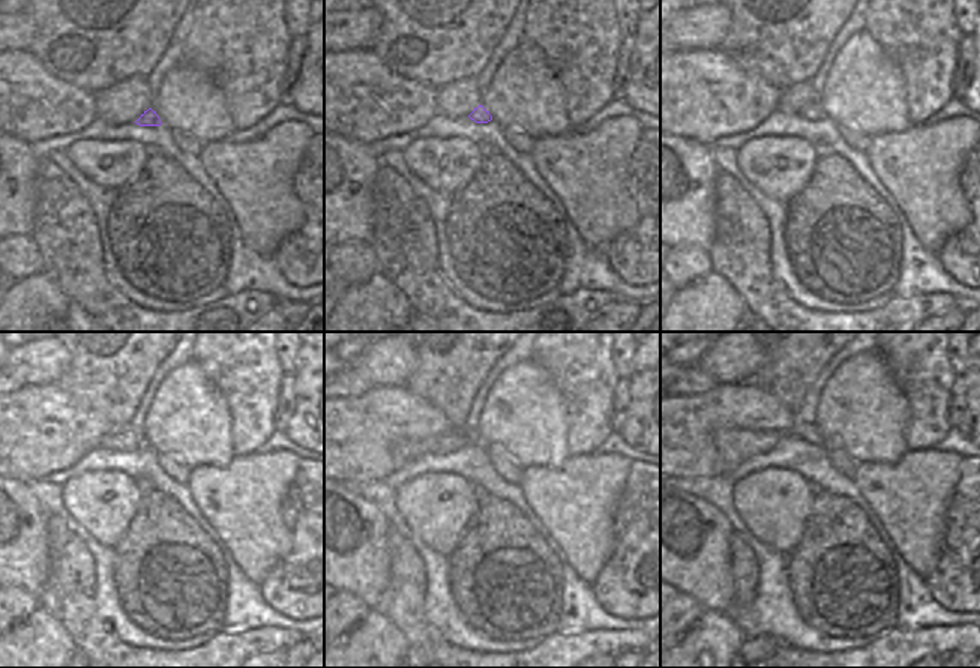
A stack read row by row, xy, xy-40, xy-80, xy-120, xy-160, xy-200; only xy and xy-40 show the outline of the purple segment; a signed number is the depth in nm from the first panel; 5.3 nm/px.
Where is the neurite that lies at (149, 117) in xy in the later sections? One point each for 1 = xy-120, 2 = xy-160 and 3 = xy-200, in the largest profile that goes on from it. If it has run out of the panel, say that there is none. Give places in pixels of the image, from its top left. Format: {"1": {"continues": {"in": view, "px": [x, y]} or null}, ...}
{"1": {"continues": {"in": "xy-120", "px": [125, 439]}}, "2": {"continues": {"in": "xy-160", "px": [452, 440]}}, "3": {"continues": {"in": "xy-200", "px": [734, 446]}}}

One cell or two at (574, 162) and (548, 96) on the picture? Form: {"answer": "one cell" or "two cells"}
{"answer": "two cells"}

